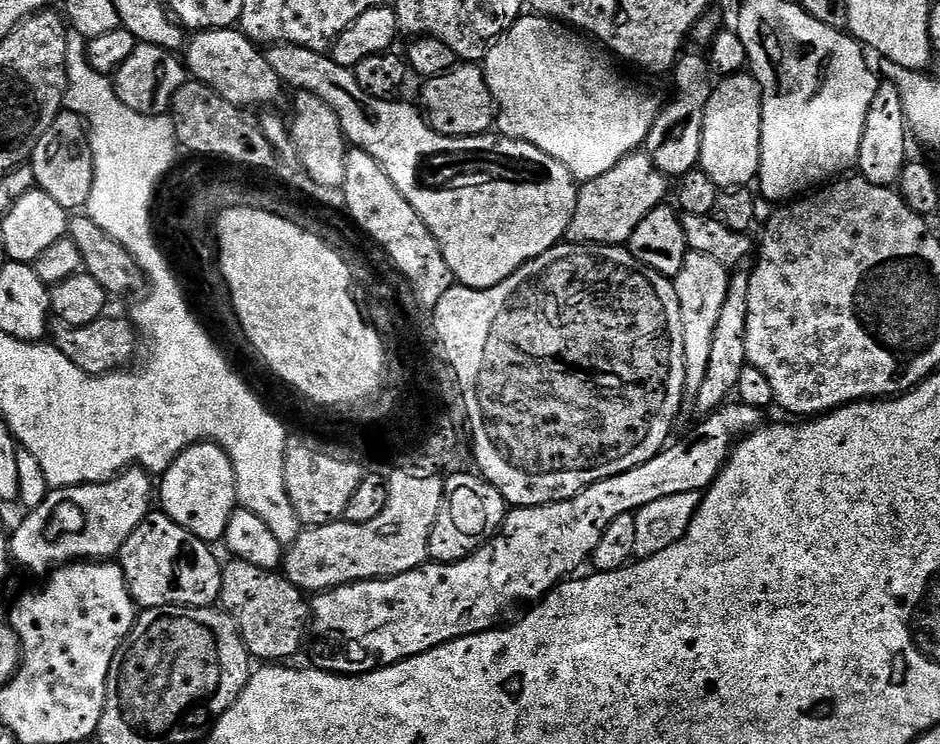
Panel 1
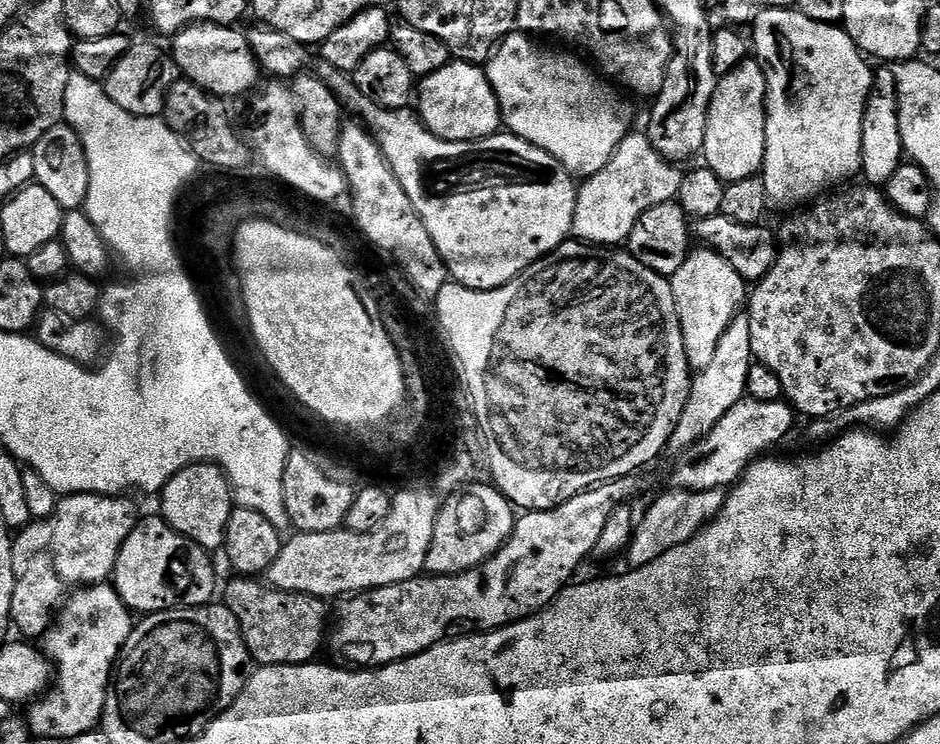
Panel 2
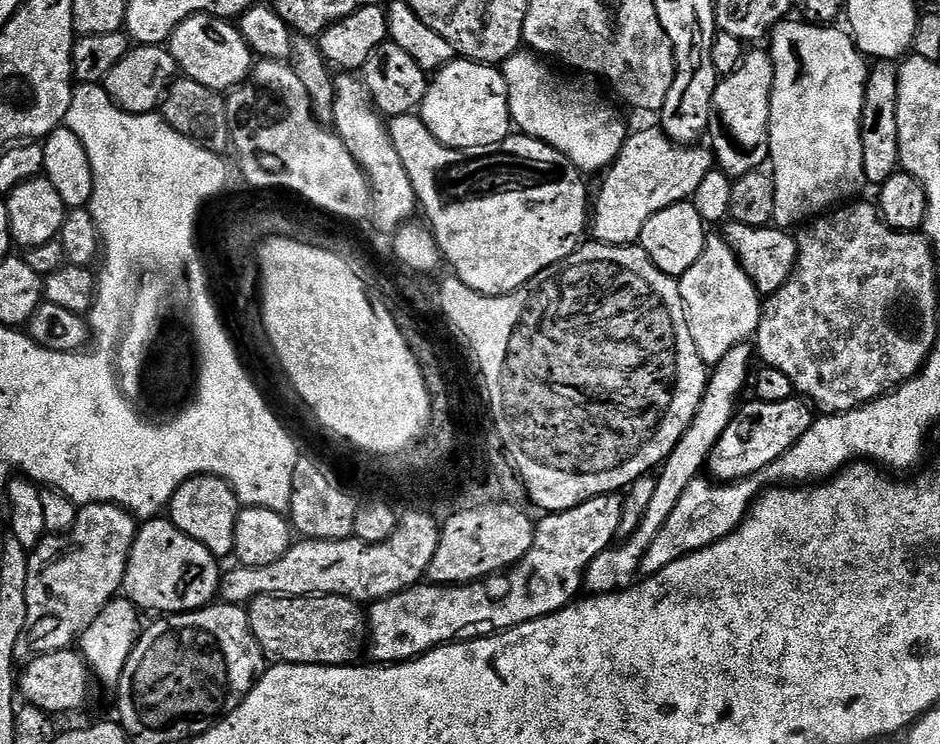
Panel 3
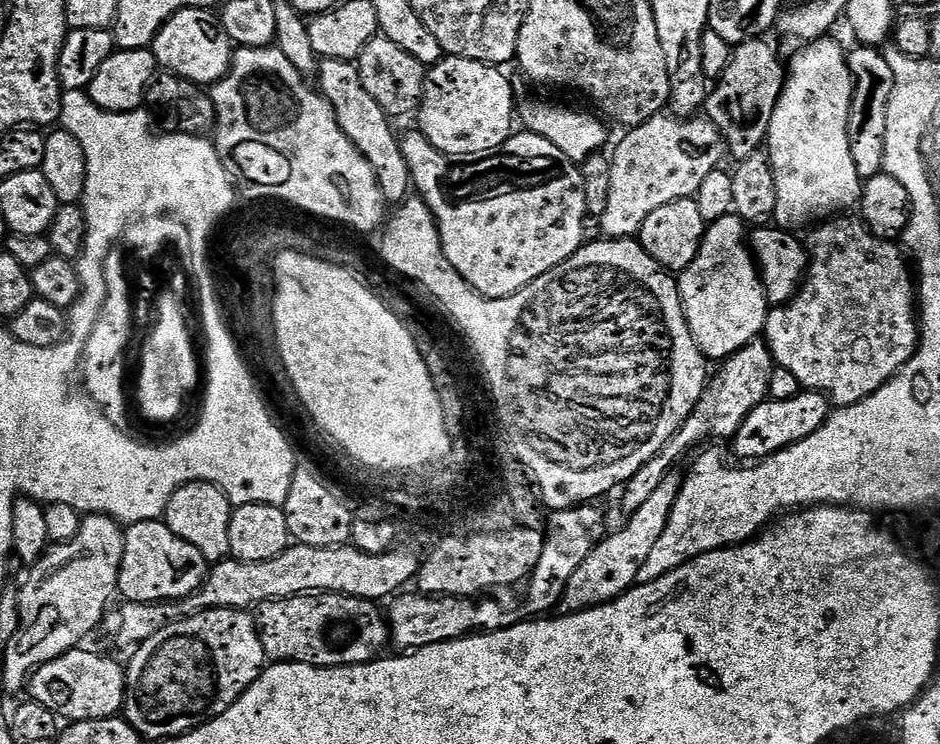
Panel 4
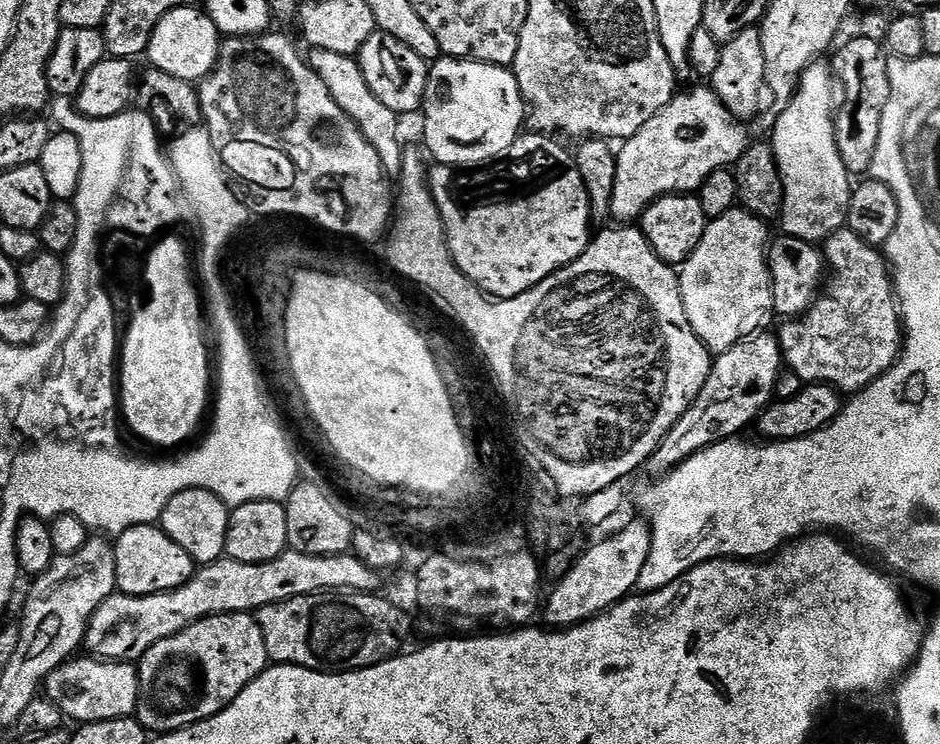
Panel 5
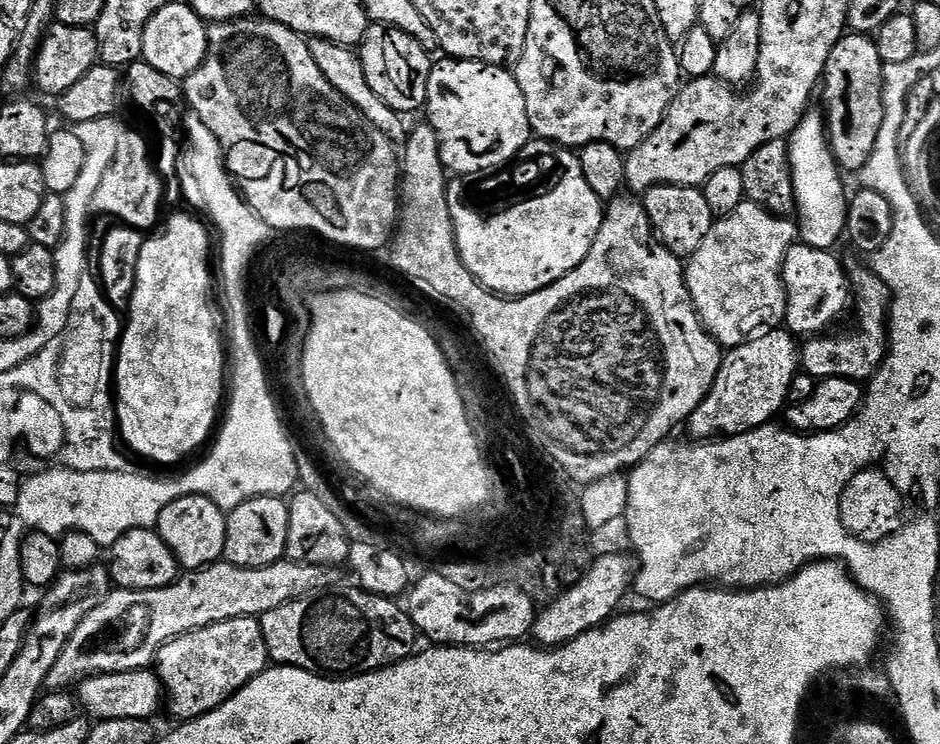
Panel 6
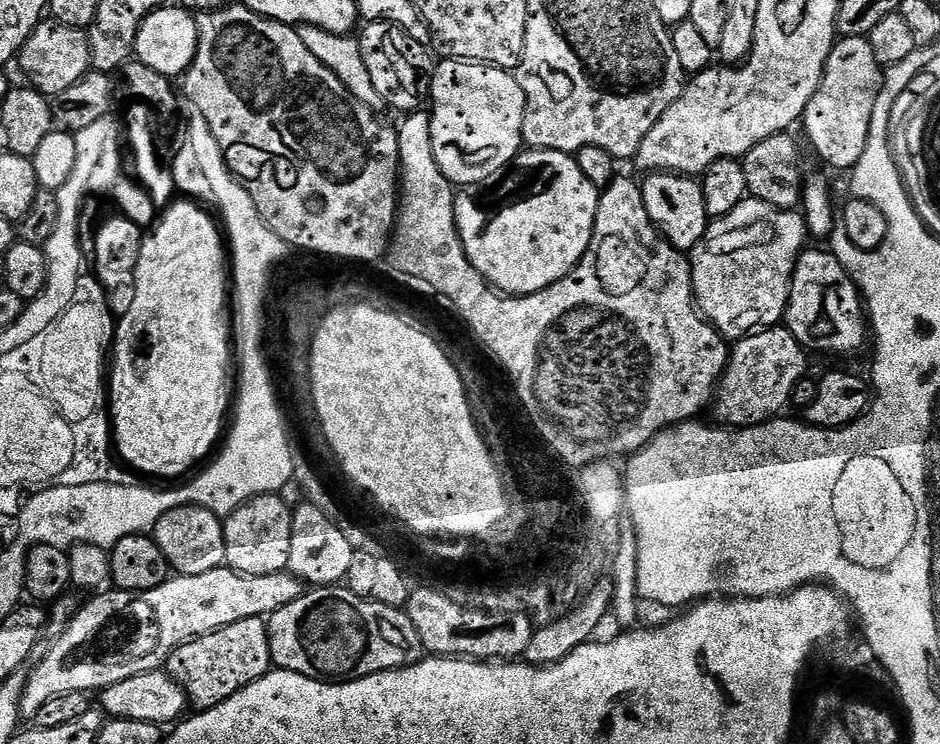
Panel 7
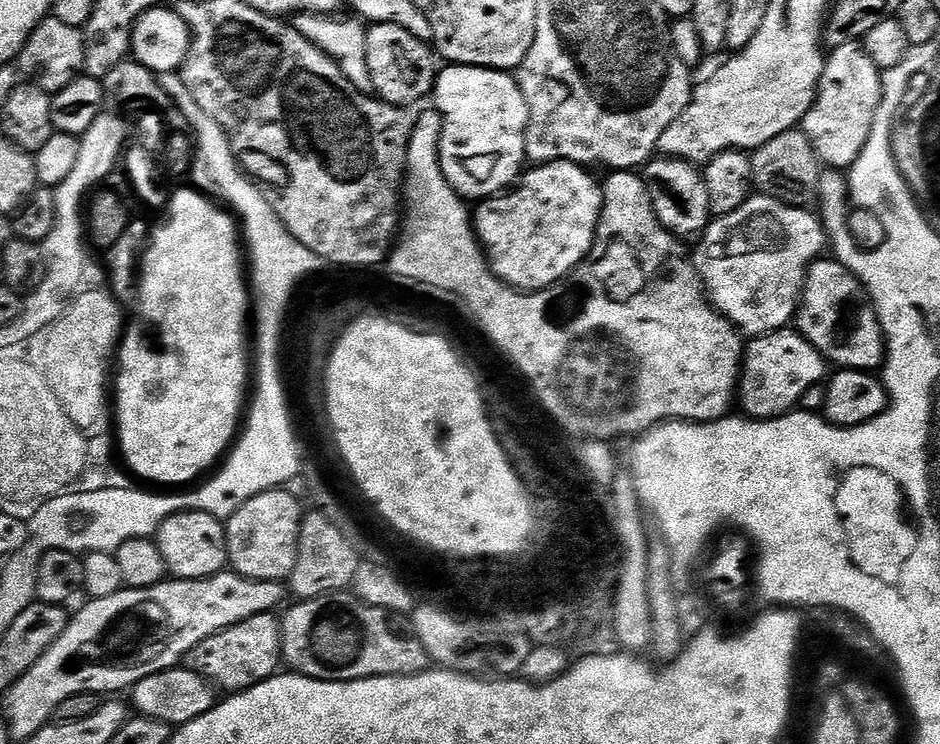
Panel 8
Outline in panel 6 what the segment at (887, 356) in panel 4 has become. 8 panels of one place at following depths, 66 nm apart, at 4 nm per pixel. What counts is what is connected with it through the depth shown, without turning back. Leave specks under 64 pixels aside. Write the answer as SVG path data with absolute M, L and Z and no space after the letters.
M871 267L851 269L850 272L850 288L854 293L854 312L856 308L856 329L849 336L828 336L832 334L824 334L819 338L812 338L807 341L808 344L802 348L802 368L809 376L813 378L823 378L826 376L837 376L838 378L846 378L847 380L855 380L857 382L871 381L876 375L876 371L880 369L880 363L886 355L886 313L890 308L890 296L885 286L876 277L876 273Z

